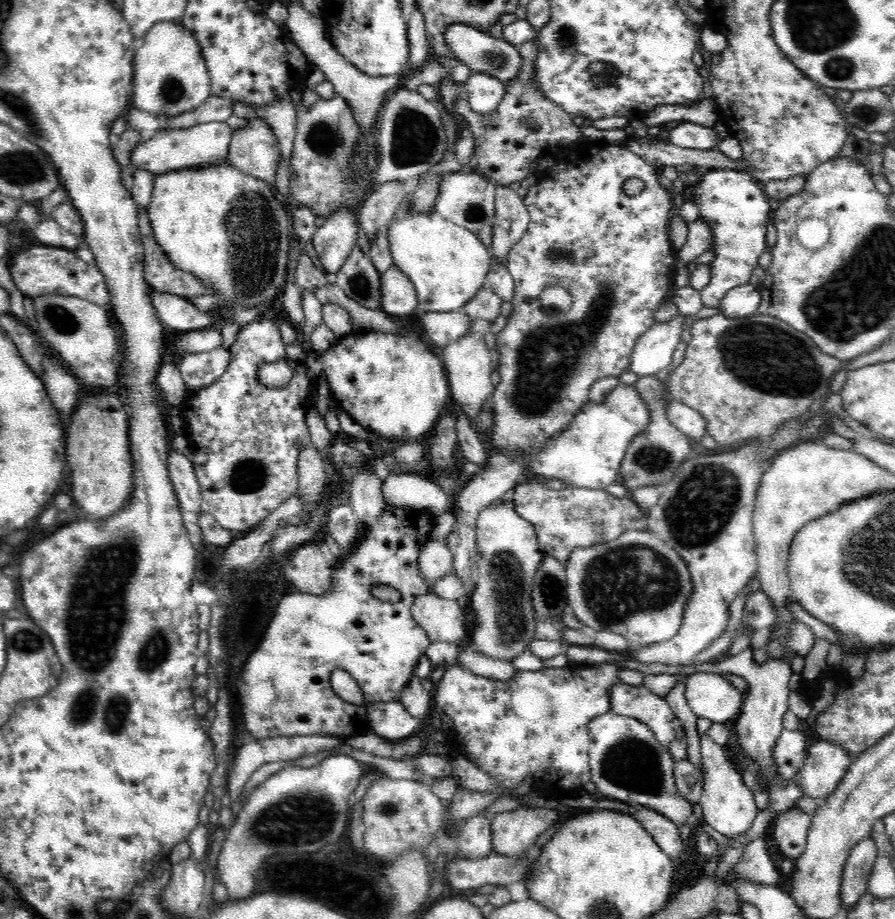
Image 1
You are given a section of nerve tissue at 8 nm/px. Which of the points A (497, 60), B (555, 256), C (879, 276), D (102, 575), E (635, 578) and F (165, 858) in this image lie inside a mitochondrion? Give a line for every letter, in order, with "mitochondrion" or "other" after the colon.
A: mitochondrion
B: mitochondrion
C: mitochondrion
D: mitochondrion
E: mitochondrion
F: other

